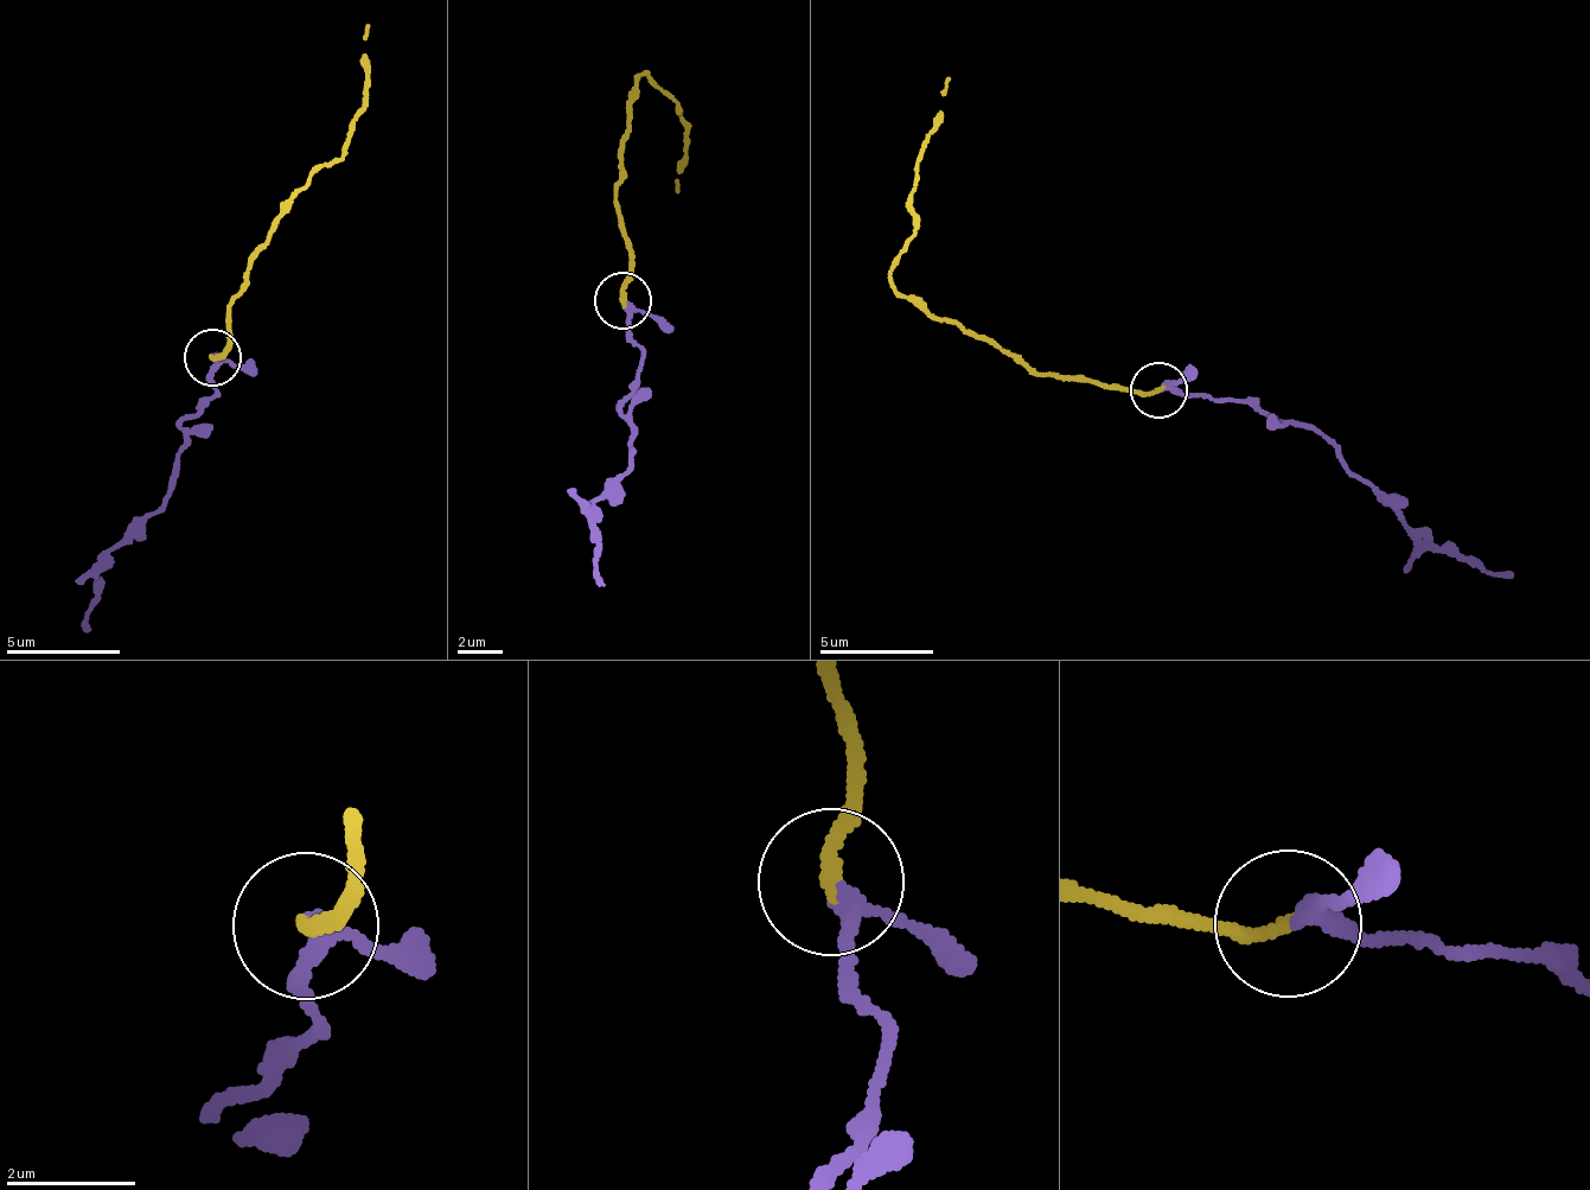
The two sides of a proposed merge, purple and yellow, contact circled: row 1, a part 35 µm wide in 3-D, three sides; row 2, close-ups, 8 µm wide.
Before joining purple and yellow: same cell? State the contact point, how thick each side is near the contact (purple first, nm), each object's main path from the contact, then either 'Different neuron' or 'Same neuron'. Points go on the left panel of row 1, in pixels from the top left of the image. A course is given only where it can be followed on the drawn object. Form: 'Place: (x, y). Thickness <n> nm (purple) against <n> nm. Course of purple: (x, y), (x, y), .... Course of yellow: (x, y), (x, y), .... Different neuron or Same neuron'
Place: (212, 357). Thickness 220 nm (purple) against 220 nm. Course of purple: (214, 360), (214, 401), (182, 445), (159, 508), (109, 555), (89, 630). Course of yellow: (214, 360), (232, 335), (235, 298), (255, 255), (295, 197), (344, 156), (366, 26). Same neuron

